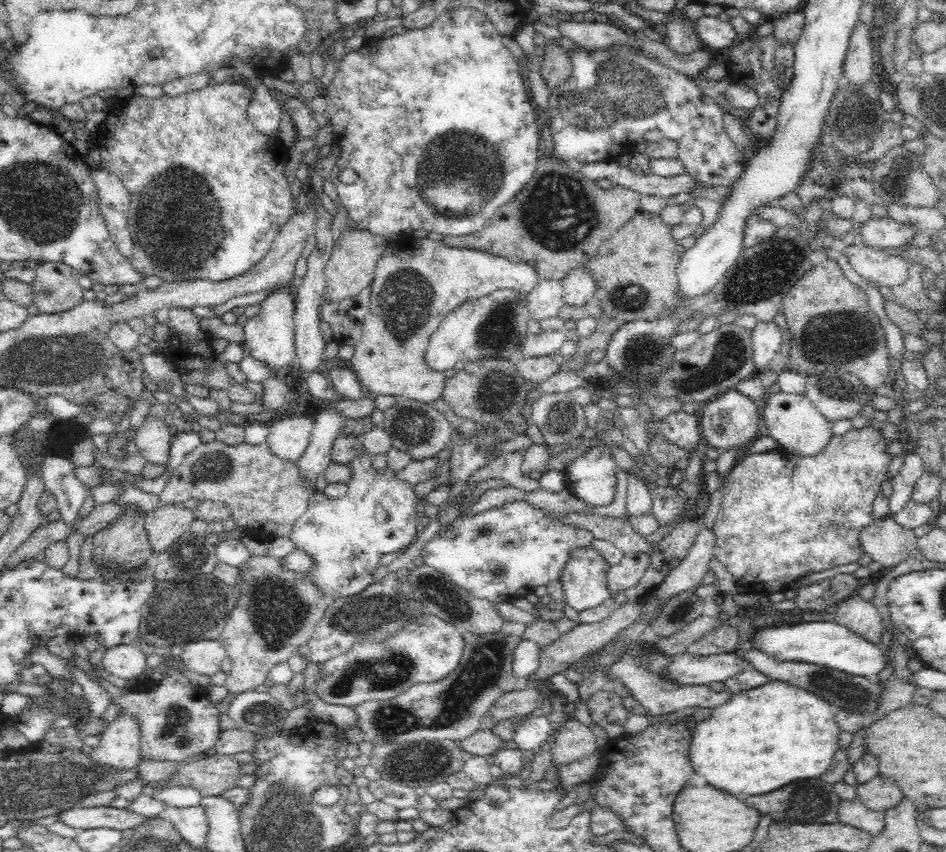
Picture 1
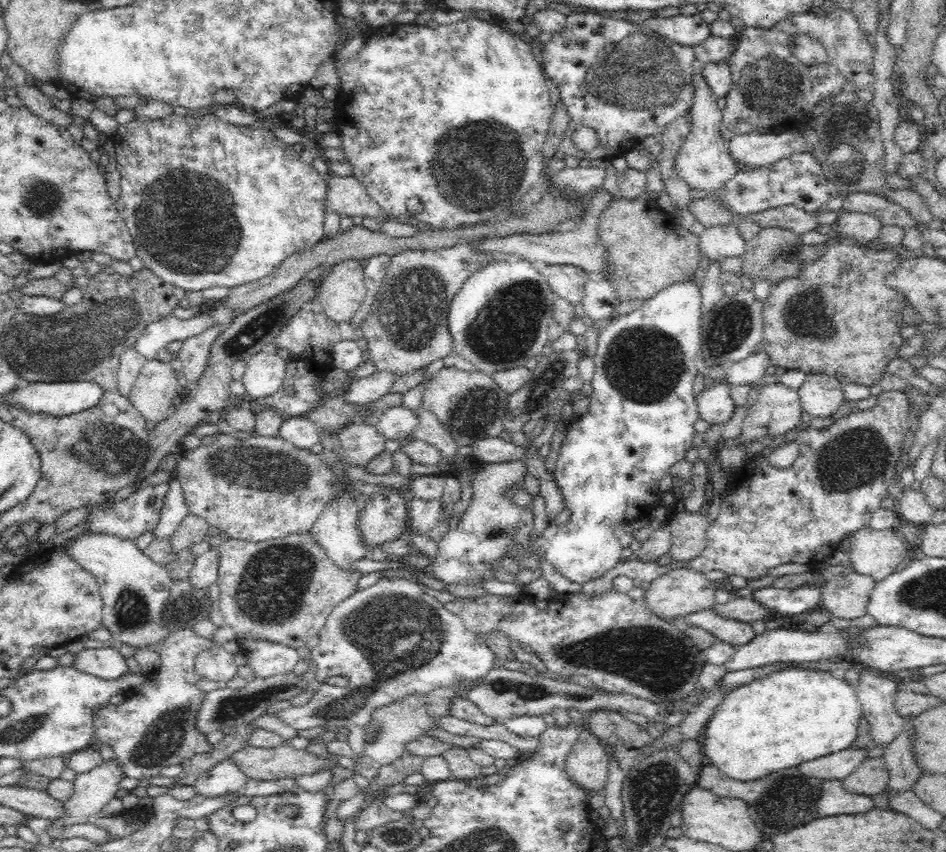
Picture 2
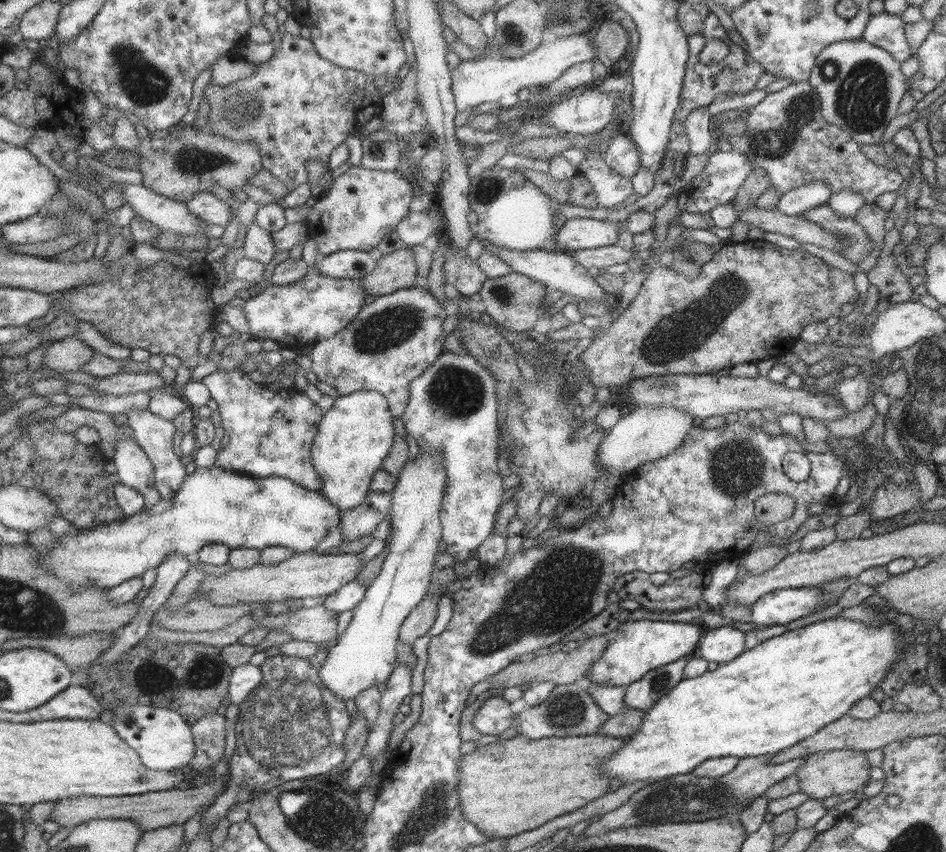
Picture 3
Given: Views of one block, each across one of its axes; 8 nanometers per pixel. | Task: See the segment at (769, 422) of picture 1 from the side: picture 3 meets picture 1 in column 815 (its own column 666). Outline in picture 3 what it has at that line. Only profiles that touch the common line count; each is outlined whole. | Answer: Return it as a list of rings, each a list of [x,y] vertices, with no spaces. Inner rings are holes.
[[[634,408],[624,410],[622,417],[607,431],[605,438],[597,444],[595,461],[603,471],[618,470],[619,474],[635,470],[645,461],[654,461],[673,452],[687,432],[693,427],[693,416],[676,408]]]

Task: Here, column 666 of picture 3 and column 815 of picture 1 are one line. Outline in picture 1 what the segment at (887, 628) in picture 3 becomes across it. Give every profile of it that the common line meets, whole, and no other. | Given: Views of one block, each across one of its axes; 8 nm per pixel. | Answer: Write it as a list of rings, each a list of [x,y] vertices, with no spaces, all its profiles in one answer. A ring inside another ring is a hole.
[[[772,680],[756,686],[756,688],[749,688],[746,691],[739,692],[733,695],[728,702],[721,704],[709,710],[706,714],[701,714],[695,720],[692,725],[692,739],[689,747],[690,750],[690,763],[695,772],[702,774],[708,784],[720,791],[729,793],[741,799],[740,796],[750,796],[750,794],[766,794],[766,792],[772,792],[776,788],[783,788],[786,784],[794,782],[799,779],[812,779],[821,777],[824,772],[828,771],[828,768],[832,765],[833,757],[836,752],[841,748],[839,745],[839,735],[841,733],[840,727],[836,722],[835,717],[836,708],[833,704],[830,704],[825,698],[804,690],[799,686],[794,686],[789,682],[783,680]]]

